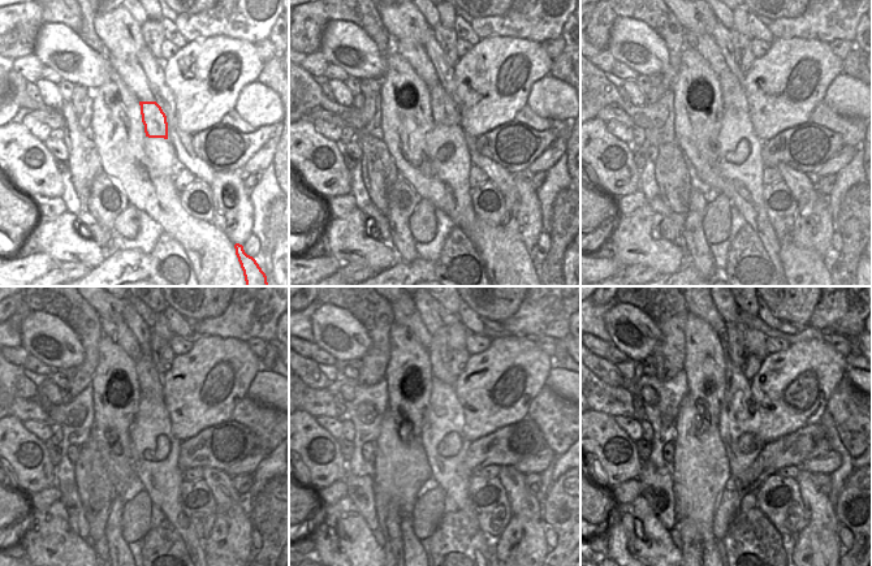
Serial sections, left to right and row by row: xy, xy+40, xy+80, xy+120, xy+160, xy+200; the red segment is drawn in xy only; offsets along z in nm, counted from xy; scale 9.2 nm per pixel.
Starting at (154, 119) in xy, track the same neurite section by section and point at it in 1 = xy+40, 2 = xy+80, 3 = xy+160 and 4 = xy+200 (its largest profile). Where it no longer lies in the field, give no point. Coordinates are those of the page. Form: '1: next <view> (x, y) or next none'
1: next xy+40 (444, 109)
2: next xy+80 (733, 94)
3: next xy+160 (437, 350)
4: next xy+200 (735, 331)

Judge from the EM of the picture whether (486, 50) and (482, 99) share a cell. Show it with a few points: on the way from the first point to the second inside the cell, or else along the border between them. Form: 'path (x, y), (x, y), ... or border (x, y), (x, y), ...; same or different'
path (486, 61), (486, 87); same

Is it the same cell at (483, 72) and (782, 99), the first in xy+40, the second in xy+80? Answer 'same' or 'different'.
same

